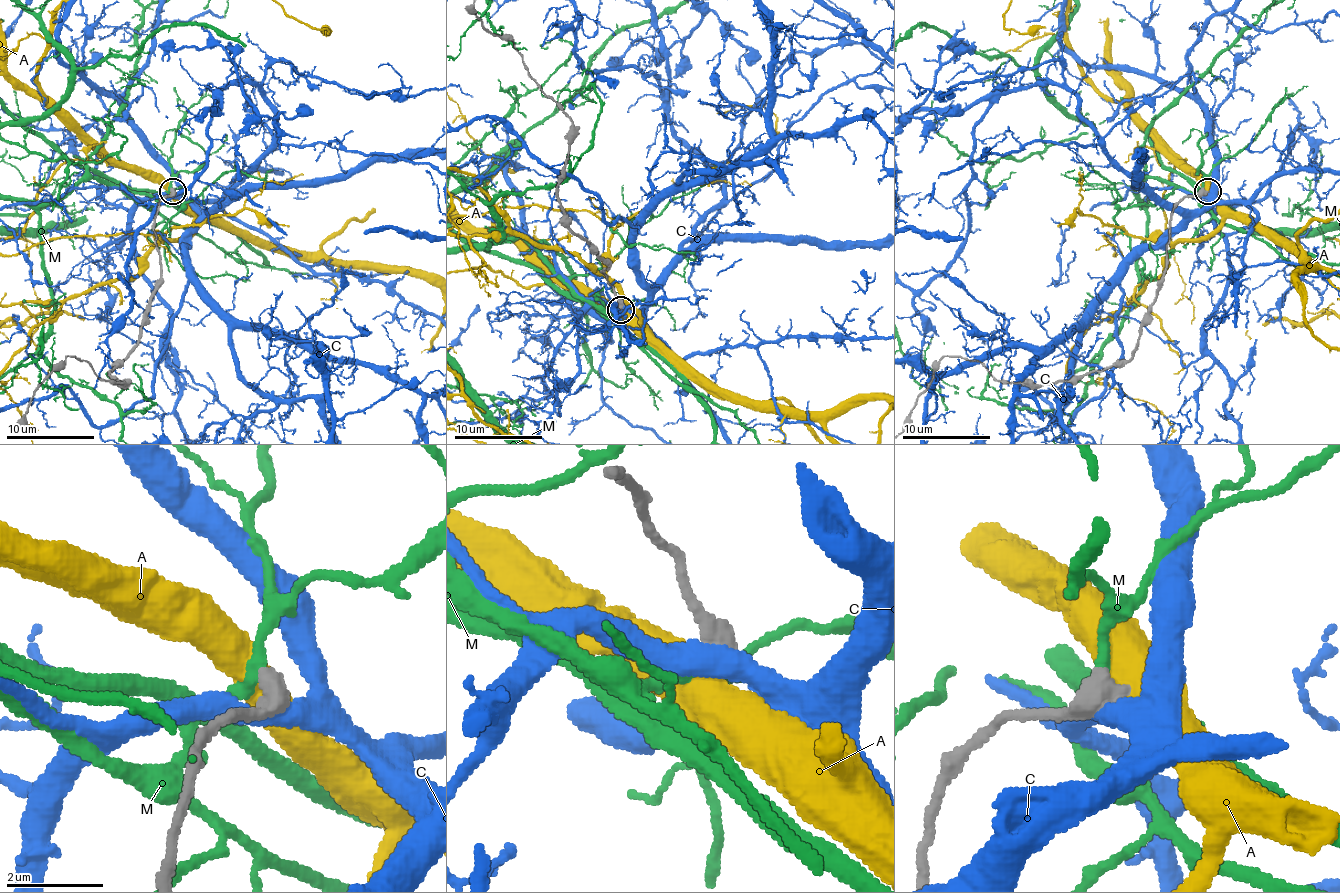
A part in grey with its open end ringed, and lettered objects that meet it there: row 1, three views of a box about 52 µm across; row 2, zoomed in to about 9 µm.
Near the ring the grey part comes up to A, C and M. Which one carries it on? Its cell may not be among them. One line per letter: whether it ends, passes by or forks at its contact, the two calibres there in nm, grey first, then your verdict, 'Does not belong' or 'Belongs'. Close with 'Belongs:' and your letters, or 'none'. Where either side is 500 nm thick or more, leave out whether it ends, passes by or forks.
A: Thickness 550 nm (grey) against 700 nm. Does not belong
C: Thickness 600 nm (grey) against 460 nm. Does not belong
M: Thickness 550 nm (grey) against 240 nm. Does not belong
Belongs: none

